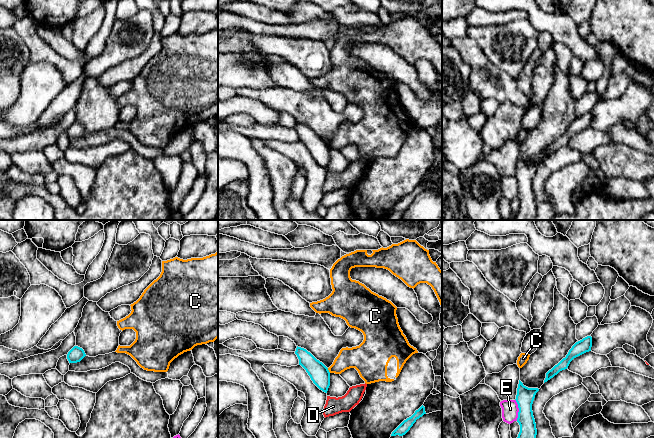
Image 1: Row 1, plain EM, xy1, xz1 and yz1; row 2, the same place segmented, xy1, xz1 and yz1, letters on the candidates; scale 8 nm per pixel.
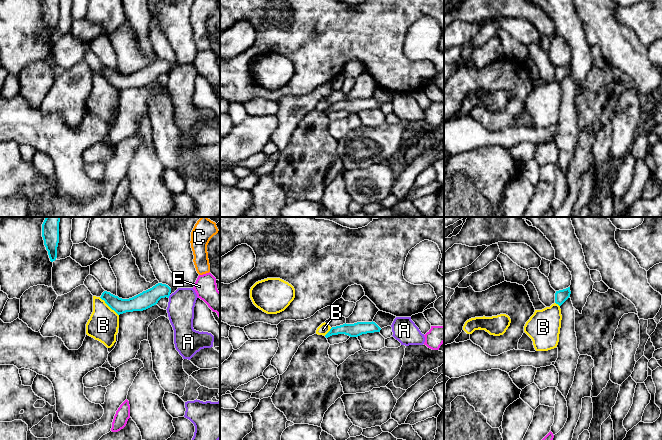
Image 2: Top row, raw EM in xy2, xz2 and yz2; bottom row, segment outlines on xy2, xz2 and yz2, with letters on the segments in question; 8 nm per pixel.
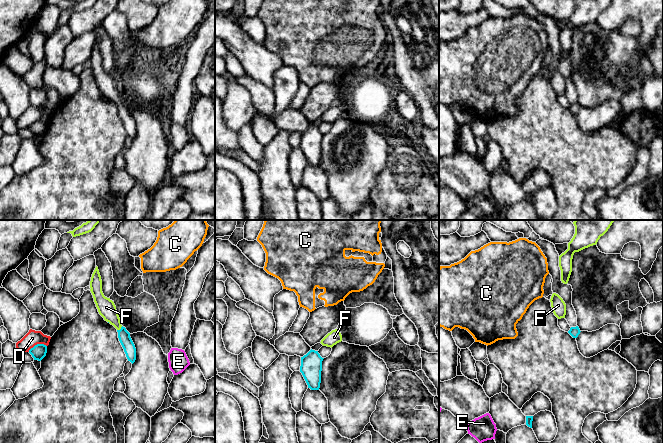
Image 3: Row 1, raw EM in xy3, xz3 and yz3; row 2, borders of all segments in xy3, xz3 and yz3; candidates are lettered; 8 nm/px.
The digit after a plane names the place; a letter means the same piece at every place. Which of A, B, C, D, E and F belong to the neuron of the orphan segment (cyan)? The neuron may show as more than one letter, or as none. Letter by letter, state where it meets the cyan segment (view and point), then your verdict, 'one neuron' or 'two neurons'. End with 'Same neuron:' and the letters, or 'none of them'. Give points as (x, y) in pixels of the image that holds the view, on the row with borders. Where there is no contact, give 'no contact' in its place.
A: meets cyan in xy2 at (169, 295); two neurons
B: meets cyan in xy2 at (109, 306); two neurons
C: meets cyan in xz1 at (328, 370); two neurons
D: meets cyan in xy3 at (37, 344); two neurons
E: meets cyan in yz1 at (519, 410); two neurons
F: meets cyan in xy3 at (120, 329); one neuron
Same neuron: F

